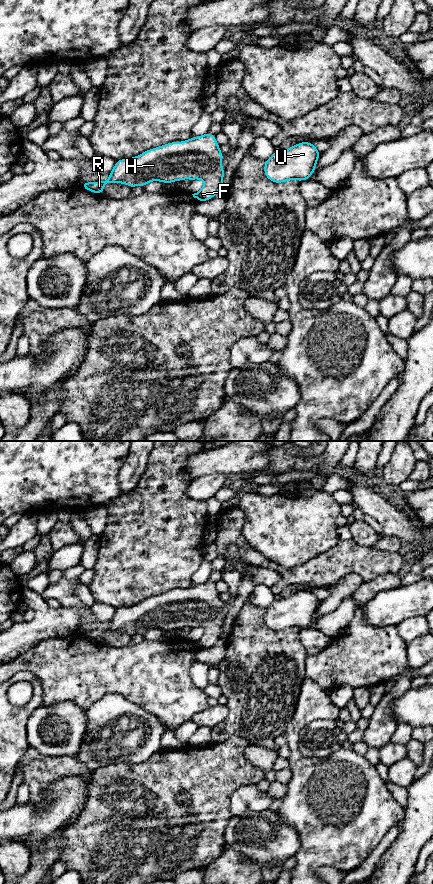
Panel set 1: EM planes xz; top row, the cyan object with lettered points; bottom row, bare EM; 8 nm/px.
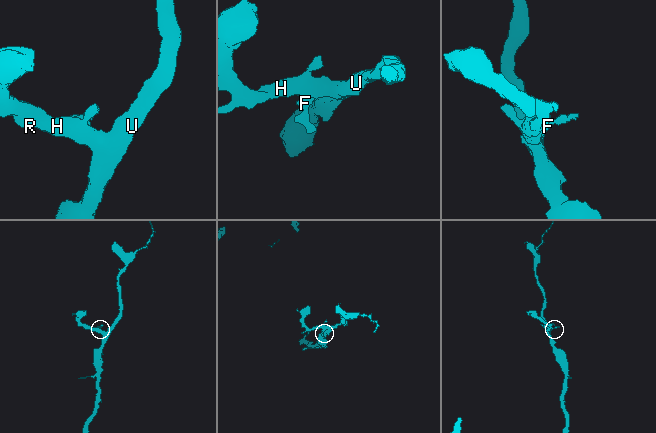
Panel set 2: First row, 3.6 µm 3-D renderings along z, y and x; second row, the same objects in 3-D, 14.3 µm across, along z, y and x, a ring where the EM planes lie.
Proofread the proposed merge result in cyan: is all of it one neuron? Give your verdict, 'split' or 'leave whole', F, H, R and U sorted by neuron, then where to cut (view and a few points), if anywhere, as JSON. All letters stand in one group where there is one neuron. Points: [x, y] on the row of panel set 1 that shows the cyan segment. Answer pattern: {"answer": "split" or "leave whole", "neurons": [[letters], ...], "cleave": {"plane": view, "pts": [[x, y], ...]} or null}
{"answer": "leave whole", "neurons": [["F", "H", "R", "U"]], "cleave": null}

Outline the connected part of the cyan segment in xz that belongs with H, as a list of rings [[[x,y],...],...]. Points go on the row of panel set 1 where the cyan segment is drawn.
[[[209,132],[187,141],[171,142],[160,147],[149,149],[139,156],[117,160],[107,180],[98,182],[82,182],[81,186],[90,192],[102,194],[107,183],[123,183],[130,188],[144,187],[151,181],[161,181],[166,184],[183,179],[203,179],[204,187],[192,194],[200,202],[212,199],[223,186],[224,169],[221,160],[224,154],[219,150],[215,136]]]

